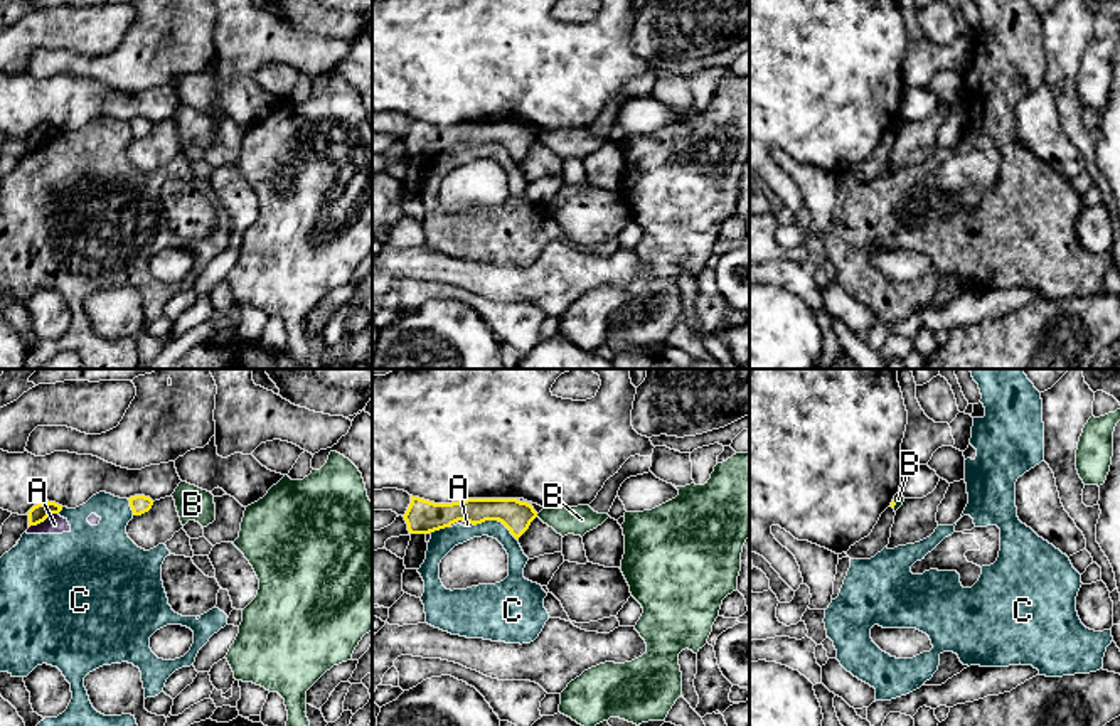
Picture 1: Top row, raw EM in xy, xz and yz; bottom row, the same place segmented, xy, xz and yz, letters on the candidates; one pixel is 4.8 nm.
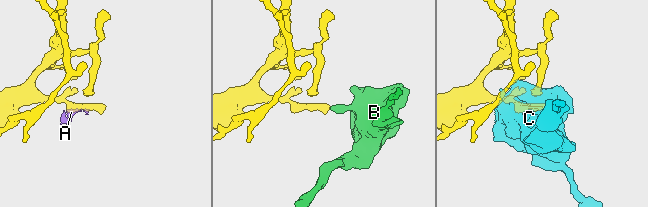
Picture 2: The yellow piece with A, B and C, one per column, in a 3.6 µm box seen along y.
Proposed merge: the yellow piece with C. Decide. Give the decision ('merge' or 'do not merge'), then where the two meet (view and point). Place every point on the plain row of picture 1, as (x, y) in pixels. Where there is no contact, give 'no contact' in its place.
do not merge | xz (496, 142)

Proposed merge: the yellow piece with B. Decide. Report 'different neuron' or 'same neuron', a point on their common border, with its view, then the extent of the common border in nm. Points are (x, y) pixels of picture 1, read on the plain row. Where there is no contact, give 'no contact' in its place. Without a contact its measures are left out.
different neuron | yz (895, 127) | 50 nm

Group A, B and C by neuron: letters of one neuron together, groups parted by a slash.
A C / B

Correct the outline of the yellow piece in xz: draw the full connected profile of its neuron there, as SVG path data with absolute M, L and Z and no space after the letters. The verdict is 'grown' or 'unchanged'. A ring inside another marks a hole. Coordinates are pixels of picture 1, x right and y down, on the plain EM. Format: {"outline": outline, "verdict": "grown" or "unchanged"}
{"outline": "M411 118L411 126L403 140L409 157L429 157L458 143L473 148L485 143L499 143L519 162L537 140L537 135L531 126L517 121L467 121L435 126Z", "verdict": "unchanged"}

